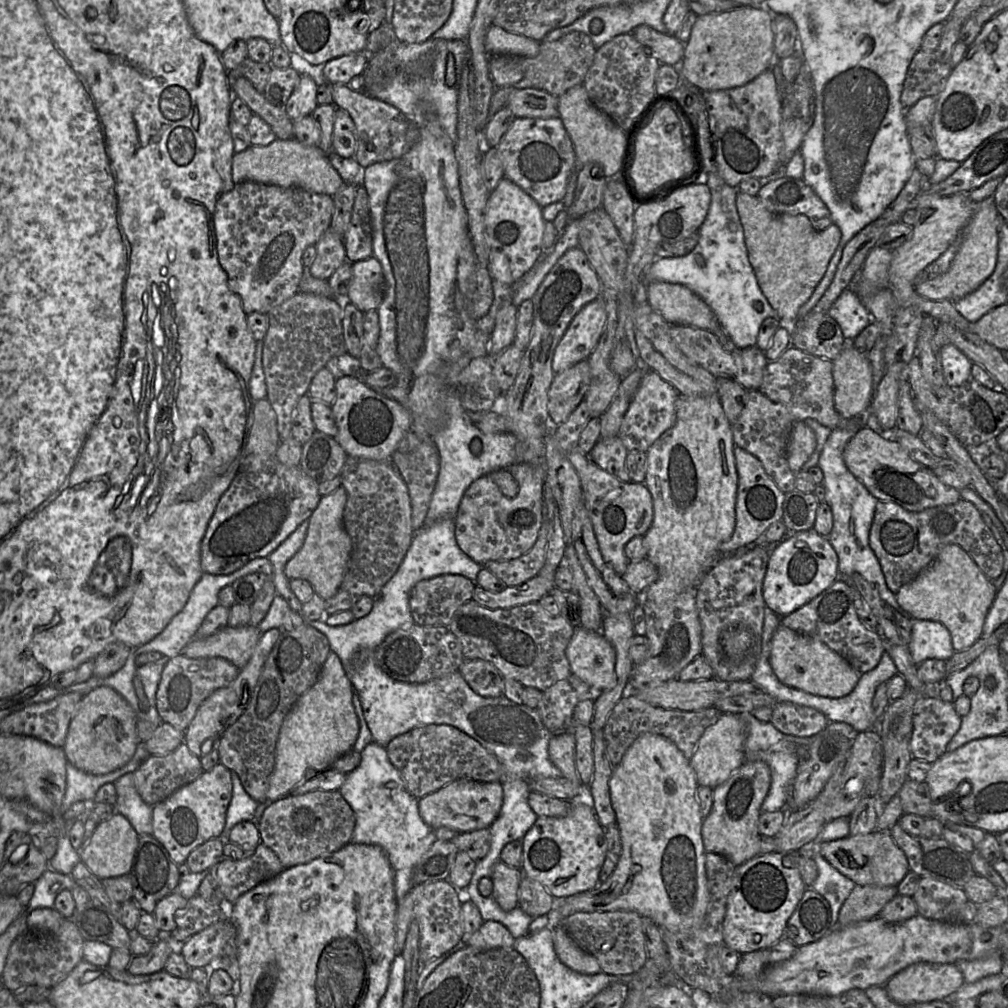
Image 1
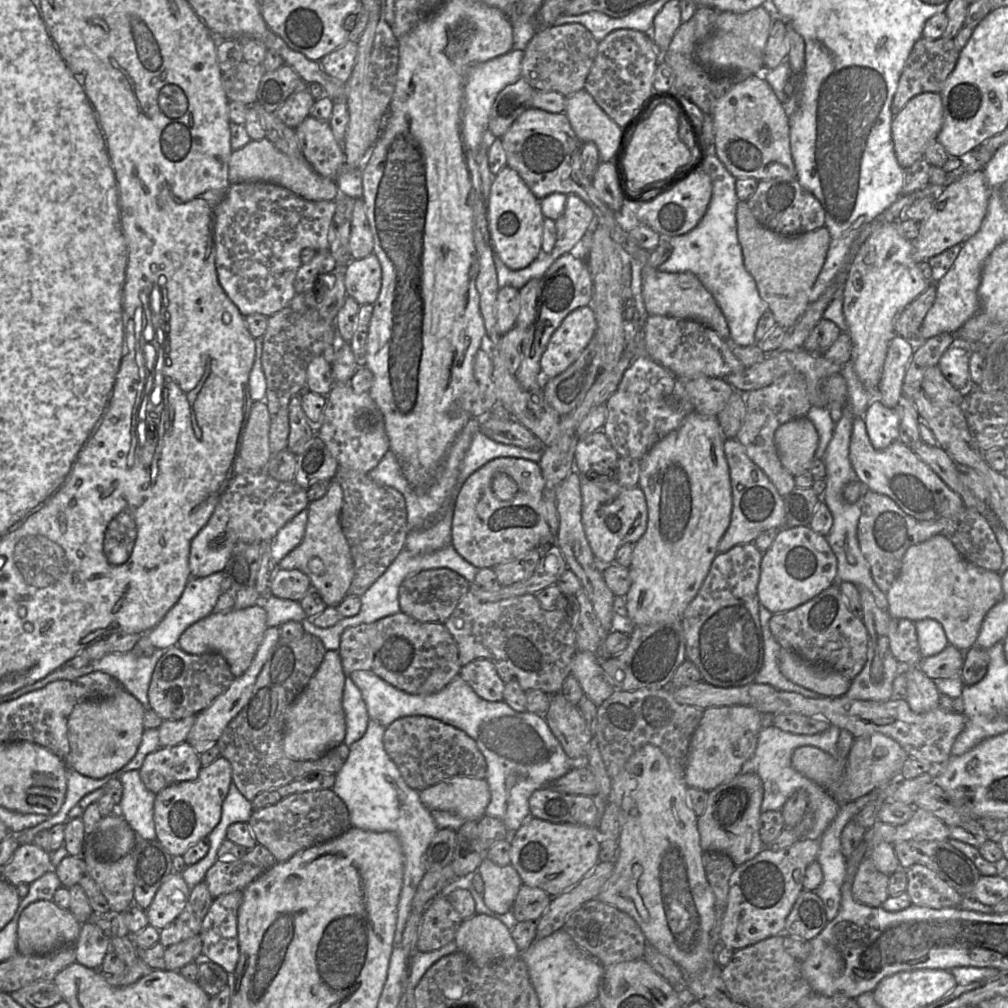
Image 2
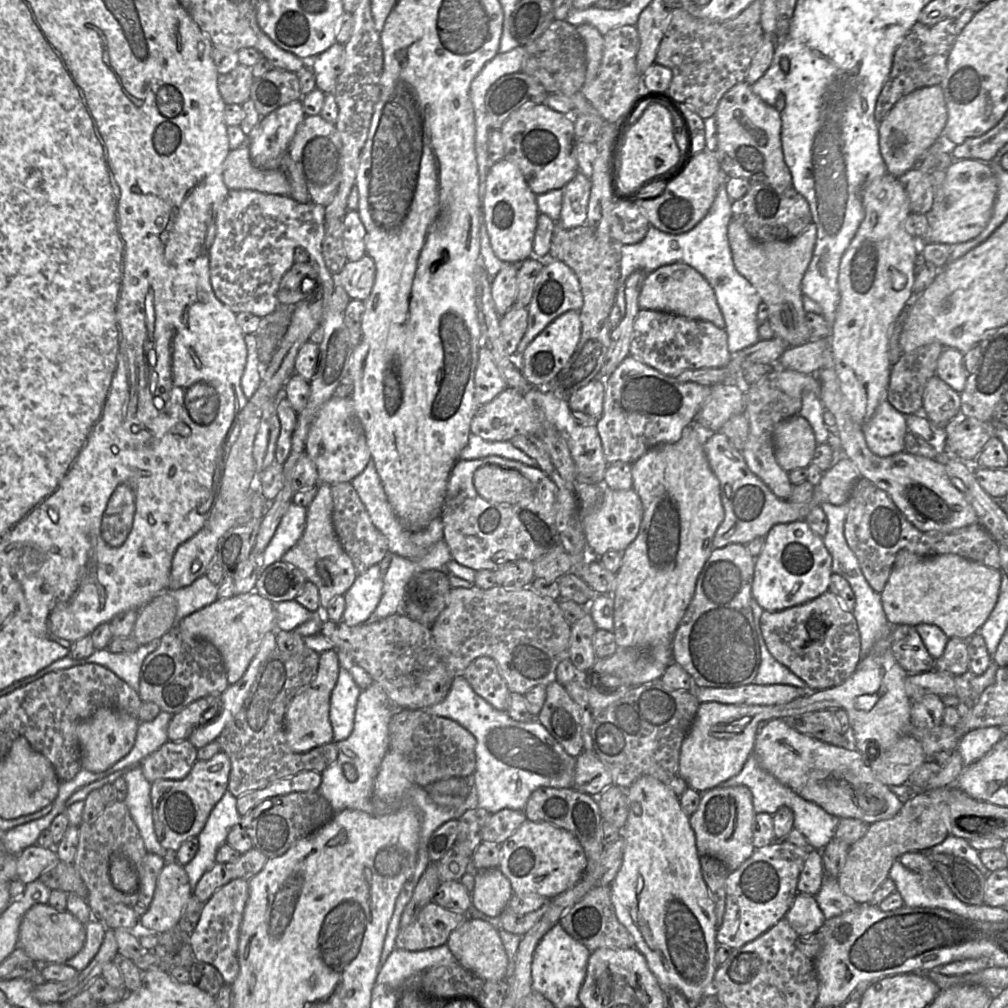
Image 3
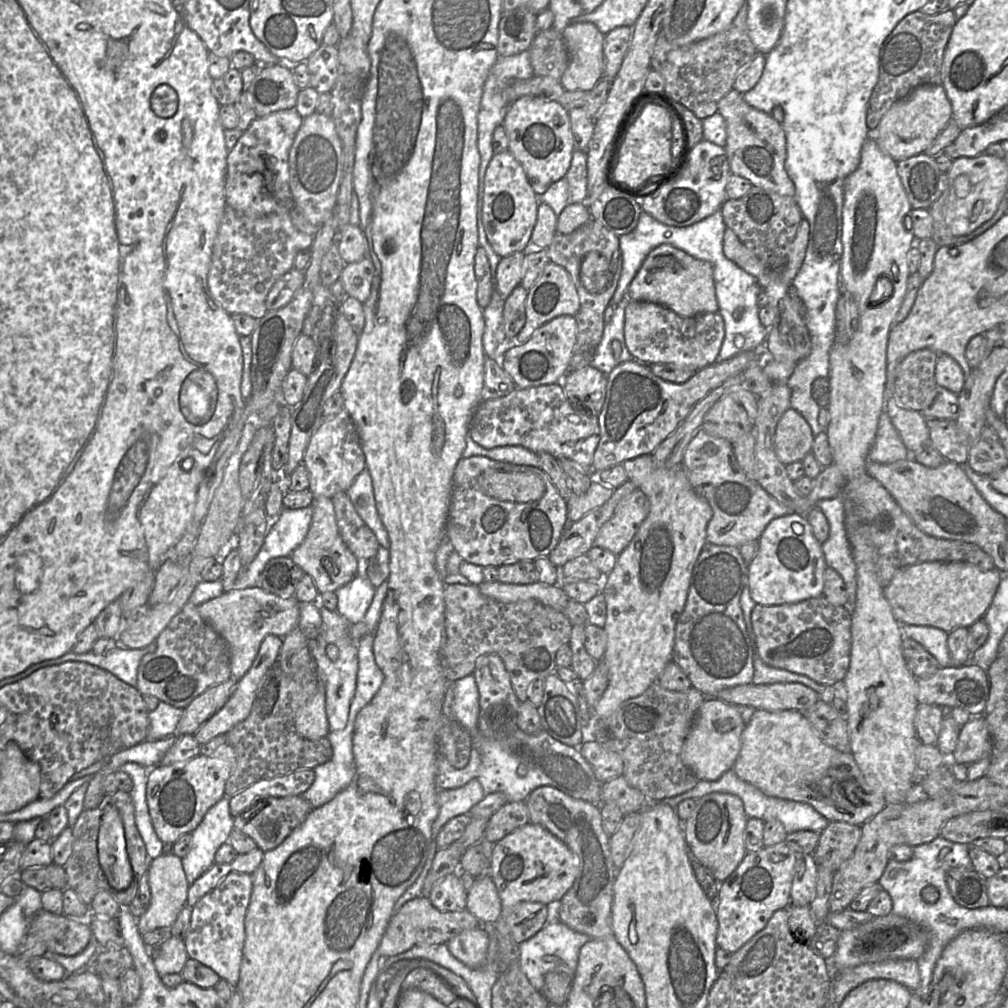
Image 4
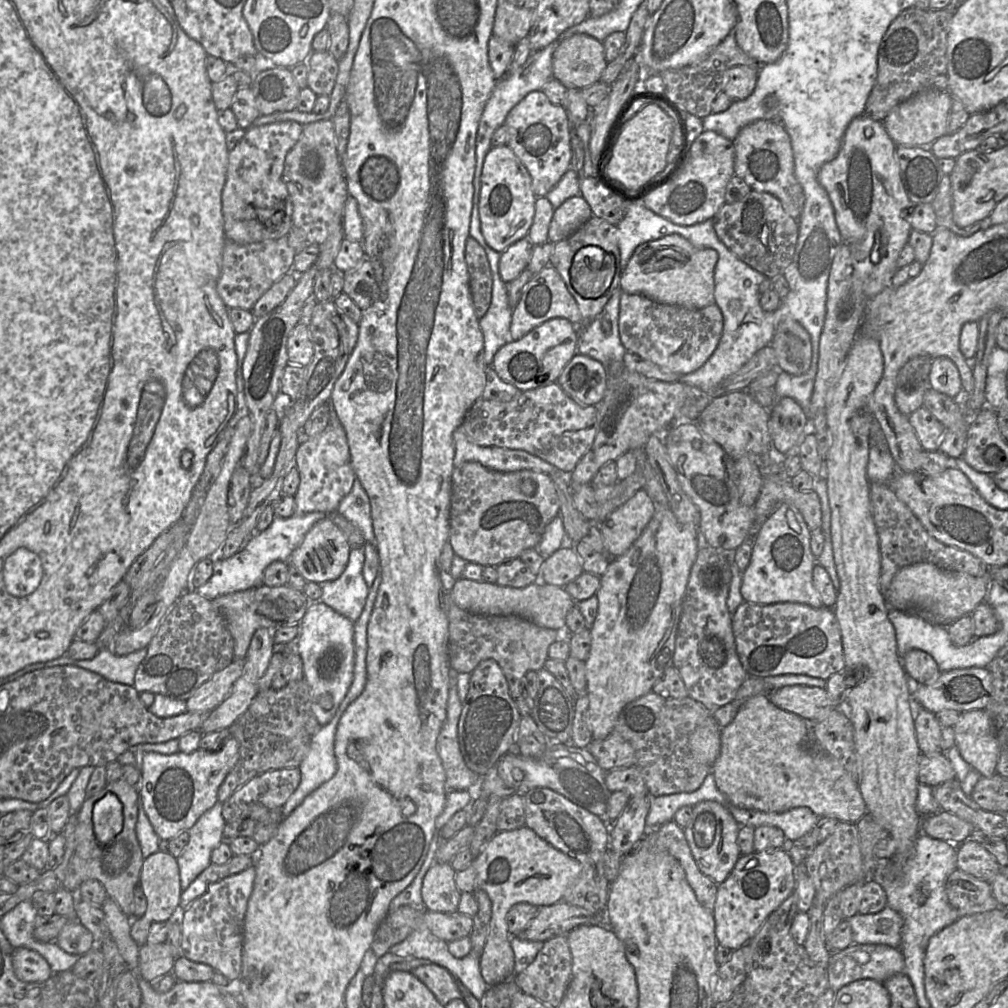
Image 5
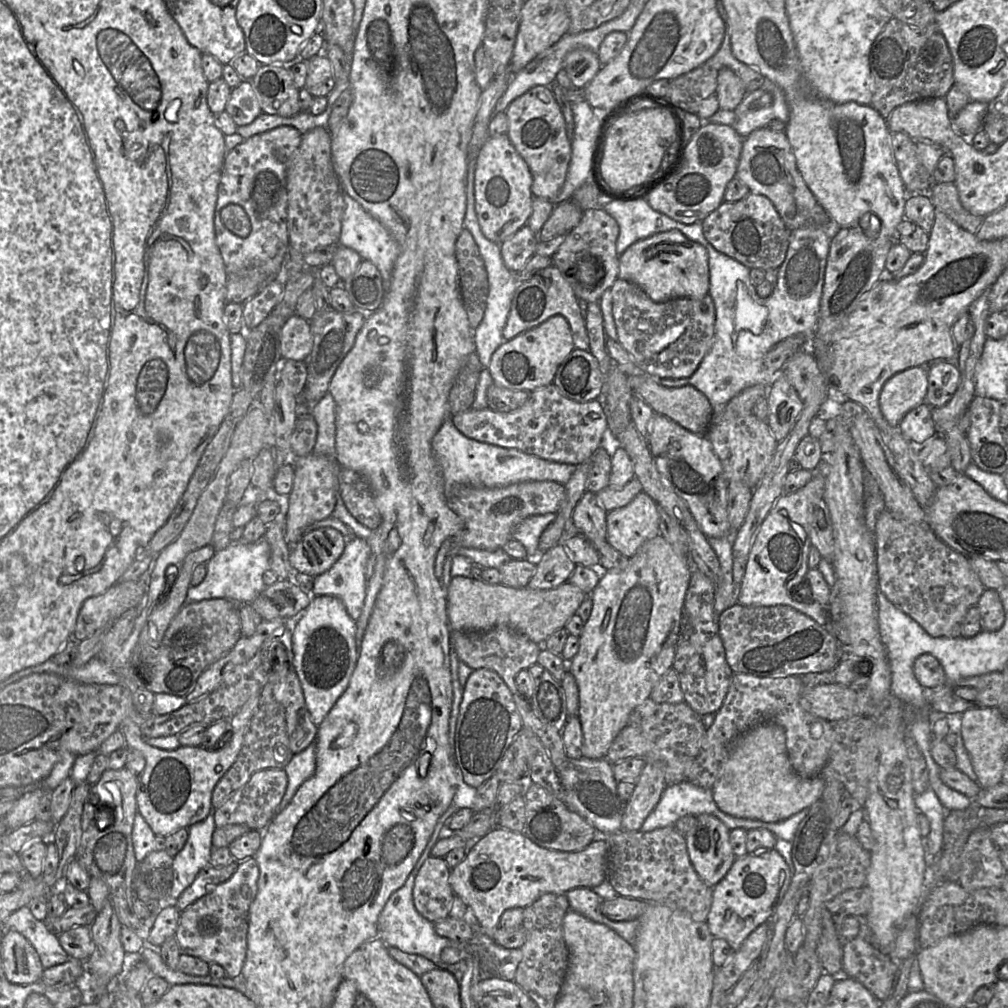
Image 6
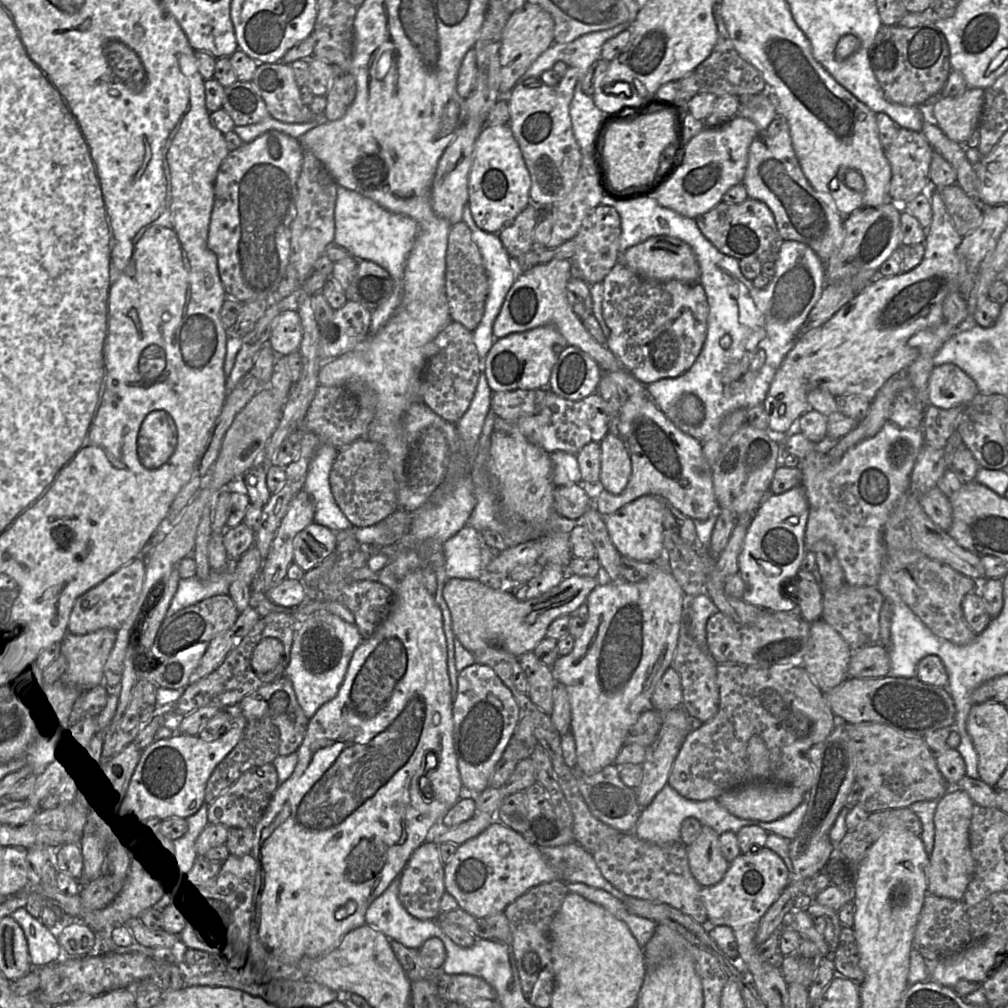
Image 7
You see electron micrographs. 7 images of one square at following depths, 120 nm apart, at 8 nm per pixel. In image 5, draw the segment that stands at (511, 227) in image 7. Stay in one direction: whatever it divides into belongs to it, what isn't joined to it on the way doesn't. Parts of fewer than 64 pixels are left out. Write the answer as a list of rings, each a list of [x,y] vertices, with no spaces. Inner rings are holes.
[[[524,237],[511,244],[501,253],[499,273],[501,279],[509,284],[527,268],[534,245],[528,237]]]

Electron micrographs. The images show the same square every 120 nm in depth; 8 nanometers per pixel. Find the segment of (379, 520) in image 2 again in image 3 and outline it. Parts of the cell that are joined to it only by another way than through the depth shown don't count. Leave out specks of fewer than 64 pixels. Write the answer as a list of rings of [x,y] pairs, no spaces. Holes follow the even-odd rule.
[[[351,482],[332,485],[333,524],[337,537],[350,556],[358,575],[378,565],[389,552],[386,537],[372,523],[371,518]]]

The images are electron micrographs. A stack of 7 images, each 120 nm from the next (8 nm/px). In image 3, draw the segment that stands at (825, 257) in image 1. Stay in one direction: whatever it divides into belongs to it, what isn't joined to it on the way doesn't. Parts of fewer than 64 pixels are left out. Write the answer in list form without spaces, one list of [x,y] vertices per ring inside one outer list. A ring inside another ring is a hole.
[[[736,219],[728,226],[728,240],[737,271],[758,291],[769,308],[769,323],[778,337],[790,347],[801,346],[810,341],[803,306],[802,279],[811,262],[817,238],[814,223],[796,238],[788,241],[758,241],[750,236]]]

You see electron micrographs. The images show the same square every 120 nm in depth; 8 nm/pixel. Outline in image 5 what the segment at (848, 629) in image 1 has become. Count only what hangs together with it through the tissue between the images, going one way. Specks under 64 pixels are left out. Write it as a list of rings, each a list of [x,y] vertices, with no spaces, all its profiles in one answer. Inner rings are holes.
[[[744,601],[732,614],[732,630],[737,654],[748,676],[799,674],[827,681],[845,667],[841,631],[833,608]]]

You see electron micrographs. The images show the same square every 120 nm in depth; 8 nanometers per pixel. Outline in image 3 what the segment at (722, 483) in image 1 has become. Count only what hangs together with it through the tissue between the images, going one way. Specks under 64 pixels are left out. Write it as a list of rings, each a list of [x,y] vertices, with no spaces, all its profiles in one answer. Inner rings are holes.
[[[693,423],[686,429],[680,441],[673,444],[661,444],[632,463],[632,489],[640,496],[644,512],[637,537],[623,551],[622,564],[616,573],[616,588],[611,594],[614,597],[613,632],[618,648],[656,646],[658,644],[672,645],[675,631],[694,596],[697,578],[712,551],[715,549],[713,545],[714,535],[724,520],[725,512],[721,501],[719,480],[712,471],[703,448],[706,435],[707,433],[703,432],[699,425]]]

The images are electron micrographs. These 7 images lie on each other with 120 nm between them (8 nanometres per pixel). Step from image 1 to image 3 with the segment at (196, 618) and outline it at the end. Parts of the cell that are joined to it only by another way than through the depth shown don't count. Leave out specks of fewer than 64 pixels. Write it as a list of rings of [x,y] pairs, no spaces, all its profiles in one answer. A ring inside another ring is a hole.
[[[206,575],[197,578],[189,586],[171,591],[176,603],[176,624],[192,613],[218,600],[218,586],[214,585]]]

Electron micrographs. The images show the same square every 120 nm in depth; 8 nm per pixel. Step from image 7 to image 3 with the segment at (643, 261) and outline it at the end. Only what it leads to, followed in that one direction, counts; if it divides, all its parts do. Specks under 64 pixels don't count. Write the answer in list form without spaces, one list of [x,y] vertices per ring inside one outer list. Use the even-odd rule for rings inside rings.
[[[685,263],[667,264],[648,273],[640,291],[638,305],[640,309],[662,311],[688,319],[708,321],[726,330],[725,320],[713,288],[700,272]]]

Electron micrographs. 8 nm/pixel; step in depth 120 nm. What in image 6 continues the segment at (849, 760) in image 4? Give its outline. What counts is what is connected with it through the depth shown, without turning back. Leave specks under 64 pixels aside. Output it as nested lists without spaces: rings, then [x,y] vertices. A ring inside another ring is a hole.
[[[762,722],[734,741],[712,787],[712,795],[718,808],[727,815],[775,823],[809,809],[824,788],[825,780],[820,775],[804,778],[793,770],[784,728],[773,722]]]

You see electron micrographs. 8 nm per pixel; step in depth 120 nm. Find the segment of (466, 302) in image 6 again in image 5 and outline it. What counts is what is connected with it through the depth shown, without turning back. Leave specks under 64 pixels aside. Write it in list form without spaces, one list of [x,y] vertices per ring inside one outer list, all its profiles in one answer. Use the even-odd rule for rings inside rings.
[[[472,236],[466,240],[465,260],[475,314],[480,320],[490,307],[493,281],[487,254]]]

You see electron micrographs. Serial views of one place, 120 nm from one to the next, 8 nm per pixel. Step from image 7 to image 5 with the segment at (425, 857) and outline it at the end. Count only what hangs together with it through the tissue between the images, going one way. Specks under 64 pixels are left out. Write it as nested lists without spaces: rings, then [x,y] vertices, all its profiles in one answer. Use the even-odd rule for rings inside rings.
[[[434,862],[422,882],[421,897],[433,912],[455,912],[462,892],[455,882],[456,872],[450,863]]]

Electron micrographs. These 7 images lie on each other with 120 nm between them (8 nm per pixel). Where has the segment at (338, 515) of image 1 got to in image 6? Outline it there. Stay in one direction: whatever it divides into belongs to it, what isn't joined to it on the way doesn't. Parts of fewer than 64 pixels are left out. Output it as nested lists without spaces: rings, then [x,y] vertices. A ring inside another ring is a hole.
[[[331,527],[309,531],[292,547],[290,563],[295,572],[316,577],[328,571],[341,557],[346,541]]]

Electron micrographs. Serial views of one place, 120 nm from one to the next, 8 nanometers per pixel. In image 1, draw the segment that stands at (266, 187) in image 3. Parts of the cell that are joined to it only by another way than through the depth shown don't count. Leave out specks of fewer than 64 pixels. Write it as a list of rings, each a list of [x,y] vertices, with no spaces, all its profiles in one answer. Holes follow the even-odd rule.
[[[296,138],[275,140],[266,146],[251,145],[246,150],[234,153],[232,158],[232,177],[235,184],[243,182],[257,182],[280,187],[300,187],[307,191],[334,196],[345,184],[338,172],[330,163],[328,154],[320,147],[308,146],[300,143]]]

